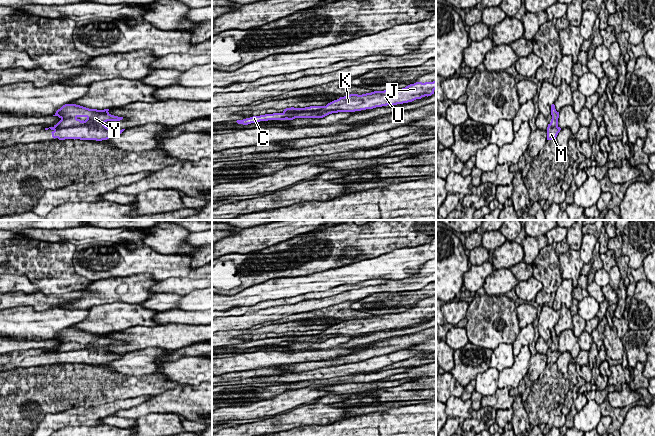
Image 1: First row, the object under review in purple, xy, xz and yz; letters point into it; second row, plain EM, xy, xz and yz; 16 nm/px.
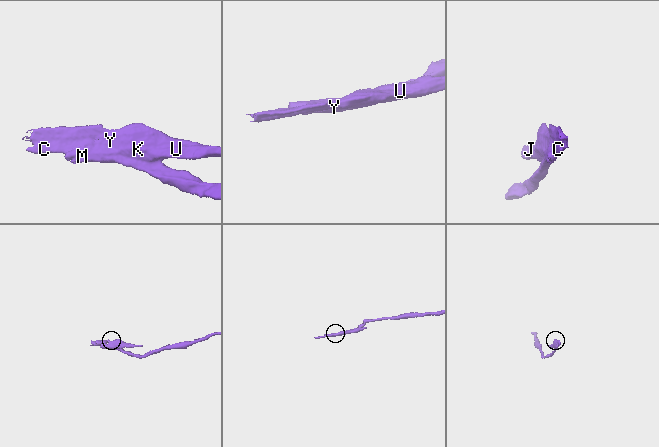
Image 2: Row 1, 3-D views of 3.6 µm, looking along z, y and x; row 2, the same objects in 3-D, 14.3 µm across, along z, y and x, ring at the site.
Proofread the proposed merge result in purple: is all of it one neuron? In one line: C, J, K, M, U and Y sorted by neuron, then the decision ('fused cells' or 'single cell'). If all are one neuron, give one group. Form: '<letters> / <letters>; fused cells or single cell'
C J K U Y / M; fused cells

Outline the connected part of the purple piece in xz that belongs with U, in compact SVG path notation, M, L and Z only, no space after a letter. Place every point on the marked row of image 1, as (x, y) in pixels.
M433 81L416 82L397 90L374 91L362 95L350 94L328 103L320 112L329 110L355 112L387 105L403 104L425 96L431 96L435 89L436 81Z

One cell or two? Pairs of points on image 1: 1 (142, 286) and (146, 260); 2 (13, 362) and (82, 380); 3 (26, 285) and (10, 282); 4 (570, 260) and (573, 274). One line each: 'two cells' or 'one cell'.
1: two cells
2: two cells
3: one cell
4: one cell

